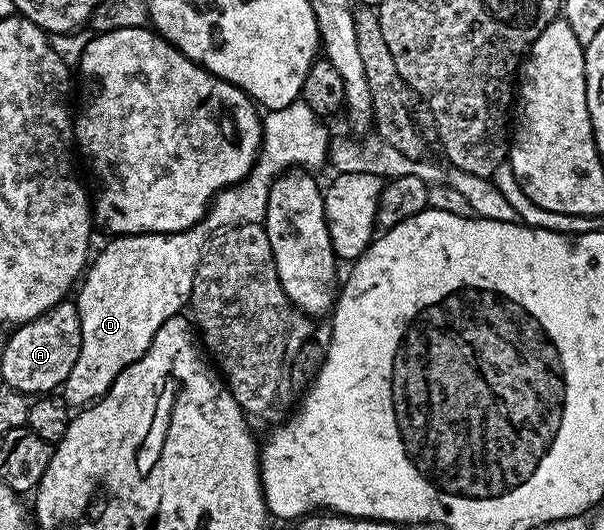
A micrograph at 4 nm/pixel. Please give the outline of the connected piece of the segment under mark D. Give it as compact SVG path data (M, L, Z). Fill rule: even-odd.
M302 100L285 108L267 110L261 121L263 142L251 173L236 186L220 190L211 199L202 222L176 234L115 236L99 255L94 255L78 287L81 352L77 364L73 364L73 372L69 372L61 387L61 395L69 407L83 408L102 398L119 373L149 348L157 328L190 303L199 257L212 234L241 222L262 223L267 217L269 188L280 174L286 174L289 168L315 168L311 166L328 161L327 130L321 118Z

